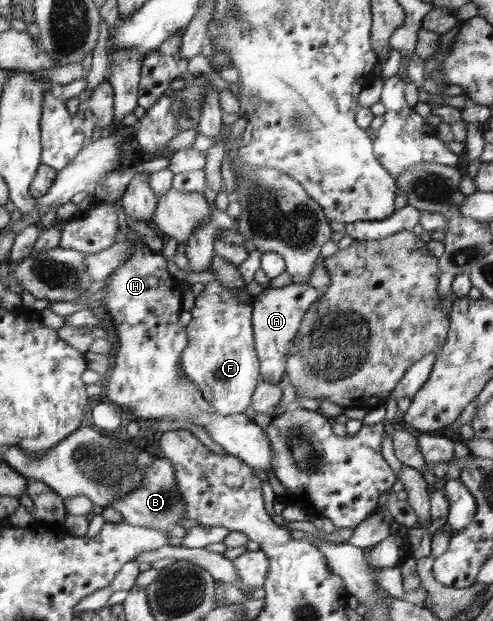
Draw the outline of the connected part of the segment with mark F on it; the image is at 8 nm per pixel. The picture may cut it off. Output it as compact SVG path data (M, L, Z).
M214 281L205 283L205 288L196 296L190 312L192 320L187 325L190 343L182 354L182 364L180 364L182 374L201 389L203 399L211 403L211 411L226 417L245 412L248 406L252 406L254 392L262 377L261 361L257 357L255 339L253 339L253 300L243 304L243 300L239 301L238 293L234 289L224 288L218 281Z

